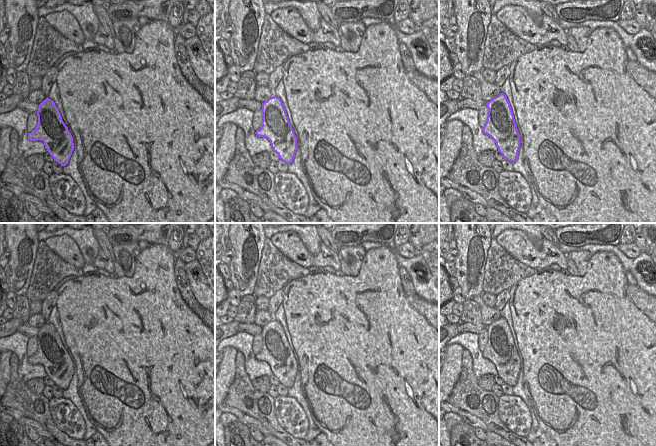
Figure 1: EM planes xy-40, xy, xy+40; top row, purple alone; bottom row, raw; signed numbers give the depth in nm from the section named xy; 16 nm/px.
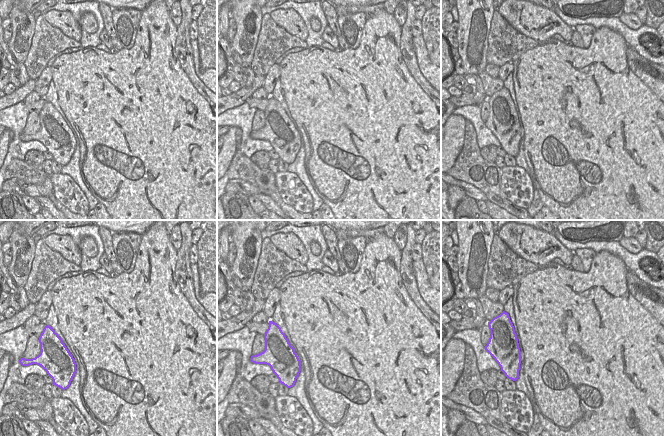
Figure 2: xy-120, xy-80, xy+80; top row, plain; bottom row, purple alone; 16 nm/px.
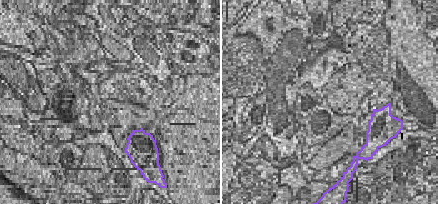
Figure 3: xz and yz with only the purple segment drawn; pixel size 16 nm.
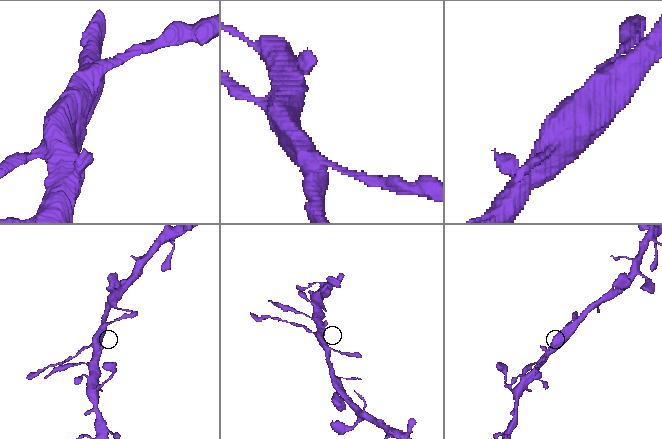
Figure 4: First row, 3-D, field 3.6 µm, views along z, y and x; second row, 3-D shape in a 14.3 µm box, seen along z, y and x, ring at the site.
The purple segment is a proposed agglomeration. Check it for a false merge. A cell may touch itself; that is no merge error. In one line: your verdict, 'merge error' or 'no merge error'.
merge error

